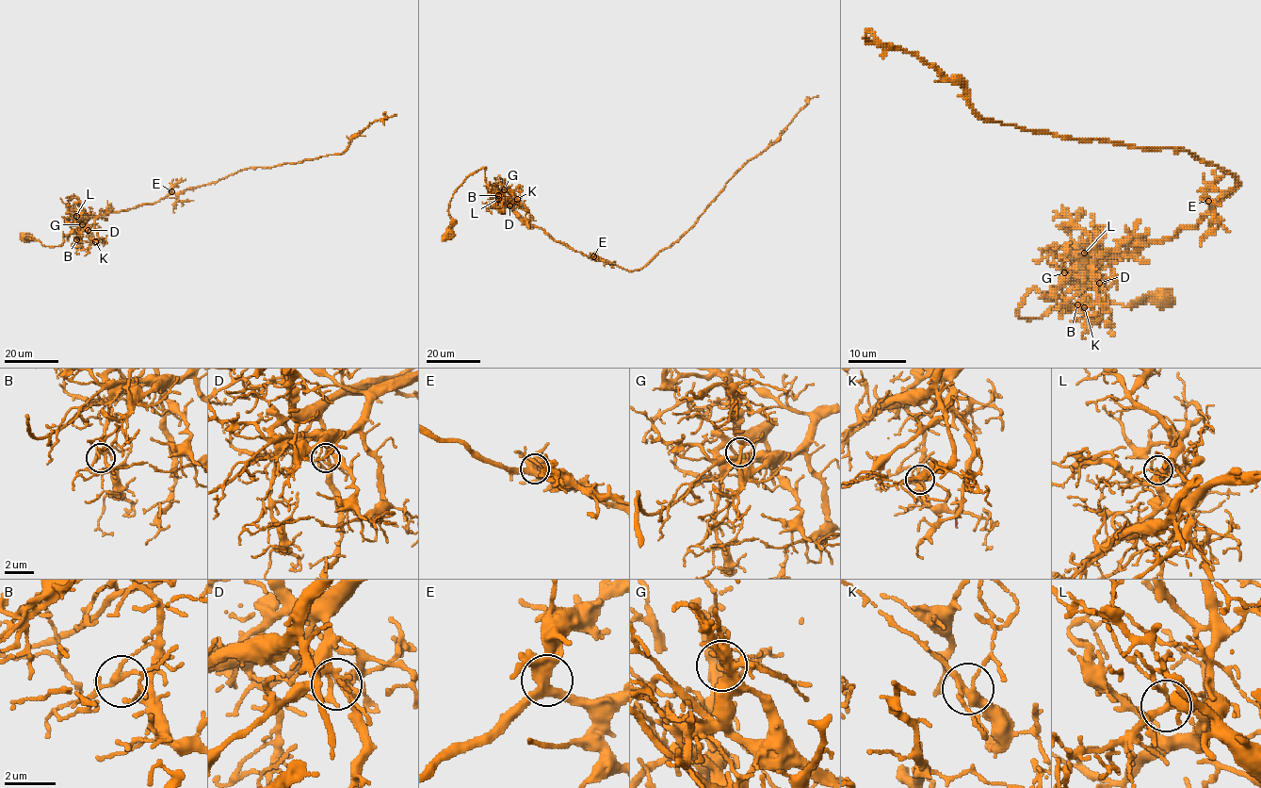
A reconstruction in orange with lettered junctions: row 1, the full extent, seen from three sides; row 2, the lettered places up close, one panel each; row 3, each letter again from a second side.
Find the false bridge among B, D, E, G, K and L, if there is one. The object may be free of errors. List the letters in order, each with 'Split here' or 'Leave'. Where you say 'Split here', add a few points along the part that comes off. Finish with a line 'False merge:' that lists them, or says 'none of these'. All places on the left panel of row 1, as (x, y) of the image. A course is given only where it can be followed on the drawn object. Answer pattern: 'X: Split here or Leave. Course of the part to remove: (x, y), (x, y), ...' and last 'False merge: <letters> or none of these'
B: Leave
D: Leave
E: Leave
G: Split here. Course of the part to remove: (82, 225), (84, 229), (92, 225), (98, 238), (88, 242), (76, 241)
K: Leave
L: Leave
False merge: G

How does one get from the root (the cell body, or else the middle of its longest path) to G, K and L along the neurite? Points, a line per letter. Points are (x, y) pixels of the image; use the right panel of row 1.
G: (1164, 299), (1132, 307), (1056, 304), (1022, 319), (1018, 305), (1031, 290), (1069, 291), (1075, 280), (1064, 272)
K: (1164, 299), (1018, 315), (1031, 290), (1061, 296), (1089, 272), (1097, 299), (1084, 307)
L: (1164, 299), (1132, 307), (1056, 304), (1022, 319), (1022, 299), (1034, 288), (1061, 296), (1084, 253)

